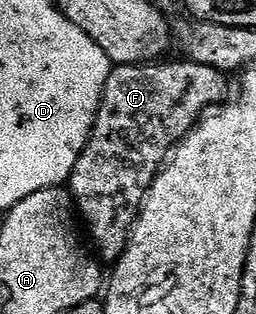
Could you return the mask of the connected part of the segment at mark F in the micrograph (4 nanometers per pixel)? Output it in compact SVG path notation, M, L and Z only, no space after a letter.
M188 59L169 60L114 68L101 96L93 134L67 182L76 212L85 220L102 262L116 263L125 256L137 214L171 150L202 117L226 100L226 74Z

